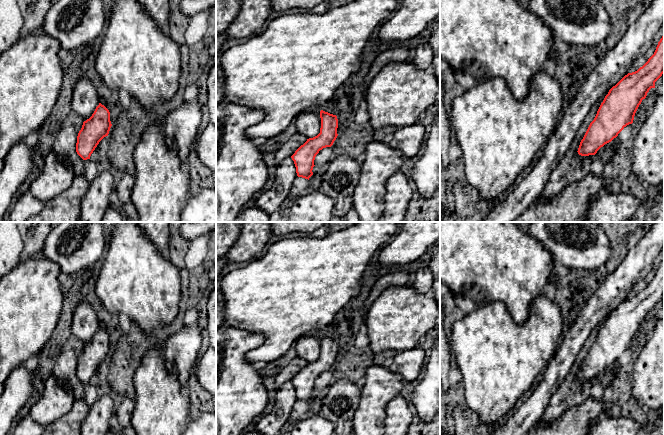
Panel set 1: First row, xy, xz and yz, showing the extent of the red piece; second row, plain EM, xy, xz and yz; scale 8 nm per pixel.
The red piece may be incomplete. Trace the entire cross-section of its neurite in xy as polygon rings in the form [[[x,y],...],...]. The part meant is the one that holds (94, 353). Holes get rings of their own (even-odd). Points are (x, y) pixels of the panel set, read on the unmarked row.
[[[99,327],[92,340],[83,346],[77,360],[76,376],[83,383],[90,383],[99,366],[108,360],[112,348],[109,334]]]

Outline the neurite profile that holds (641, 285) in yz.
[[[643,279],[639,283],[637,283],[631,293],[629,294],[628,297],[632,297],[637,295],[640,291],[642,291],[646,286],[648,285],[648,281],[646,279]]]

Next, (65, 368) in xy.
[[[71,335],[63,346],[53,369],[53,375],[70,386],[75,400],[83,399],[83,383],[76,376],[77,360],[83,346],[81,341]]]

